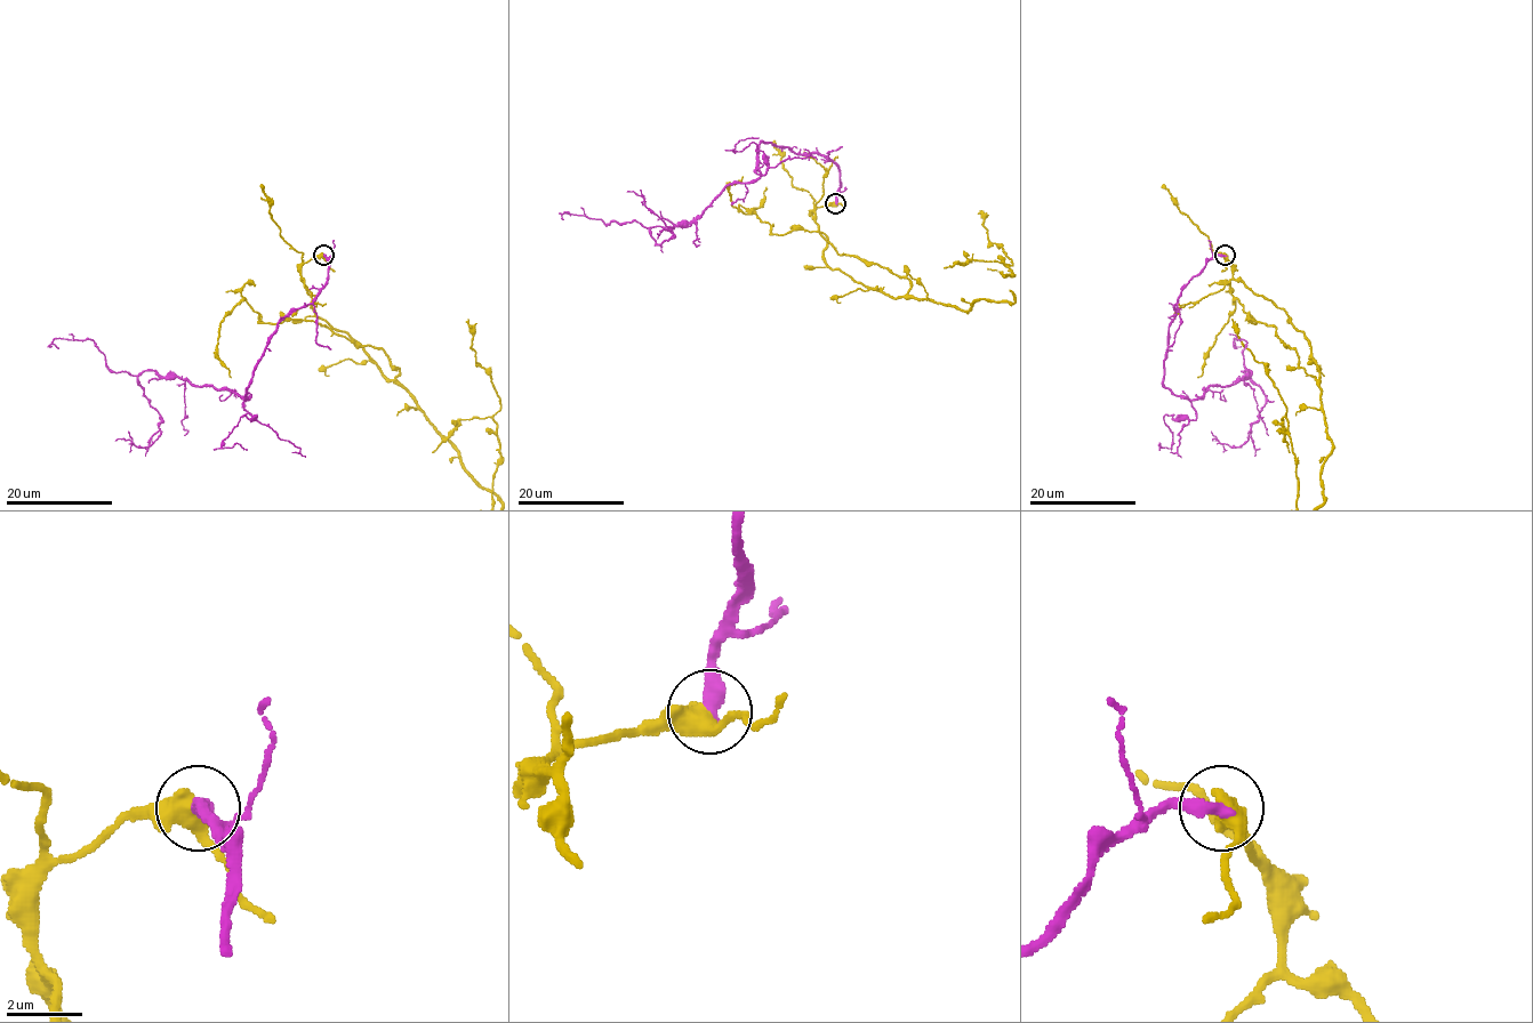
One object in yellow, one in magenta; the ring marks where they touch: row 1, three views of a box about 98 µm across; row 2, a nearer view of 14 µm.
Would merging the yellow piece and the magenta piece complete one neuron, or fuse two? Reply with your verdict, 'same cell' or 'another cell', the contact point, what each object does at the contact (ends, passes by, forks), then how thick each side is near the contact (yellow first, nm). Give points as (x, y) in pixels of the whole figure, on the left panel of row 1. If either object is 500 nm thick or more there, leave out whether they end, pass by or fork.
another cell | (323, 255) | 500/420 nm

